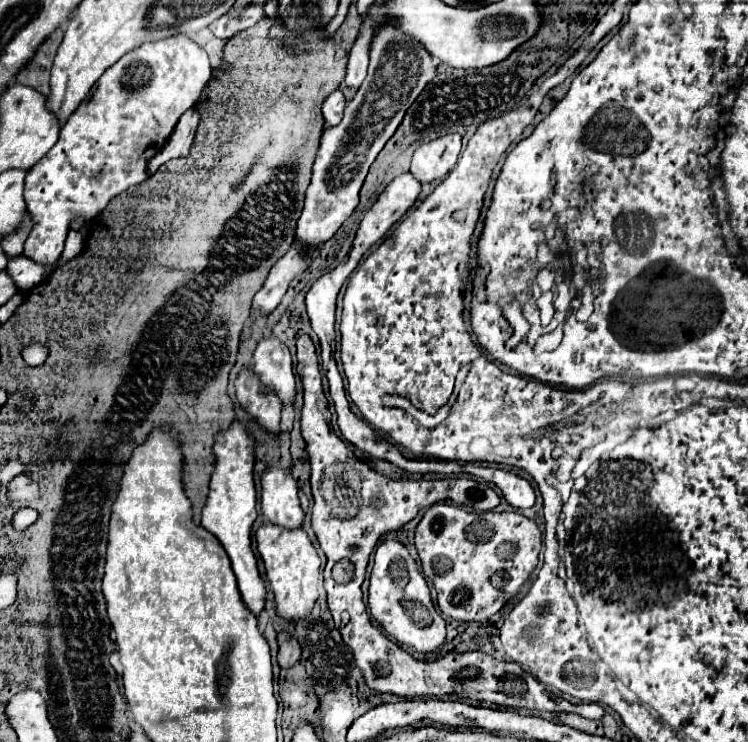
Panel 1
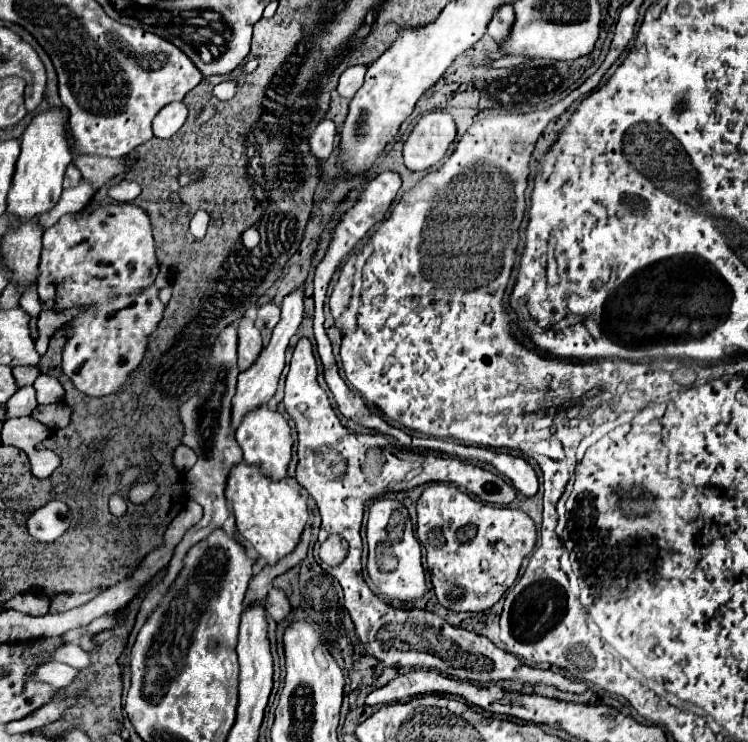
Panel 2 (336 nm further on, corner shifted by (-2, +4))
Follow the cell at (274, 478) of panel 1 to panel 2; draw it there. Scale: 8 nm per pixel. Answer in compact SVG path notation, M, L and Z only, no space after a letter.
M262 405L262 409L256 409L256 413L248 413L248 417L244 417L240 423L240 429L236 429L236 441L242 447L244 461L248 465L258 465L260 471L274 481L286 479L286 471L292 461L292 437L286 419L278 411Z

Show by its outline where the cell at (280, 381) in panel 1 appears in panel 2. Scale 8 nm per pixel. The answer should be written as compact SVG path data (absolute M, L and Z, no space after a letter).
M266 303L262 307L258 307L258 317L256 317L256 327L258 329L274 329L280 321L280 307L276 307L274 303Z

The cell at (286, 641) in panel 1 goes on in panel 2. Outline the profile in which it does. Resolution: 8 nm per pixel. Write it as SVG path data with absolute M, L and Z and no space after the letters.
M270 589L268 597L266 597L266 611L272 619L276 621L284 621L290 615L290 603L286 599L286 595L280 589Z

